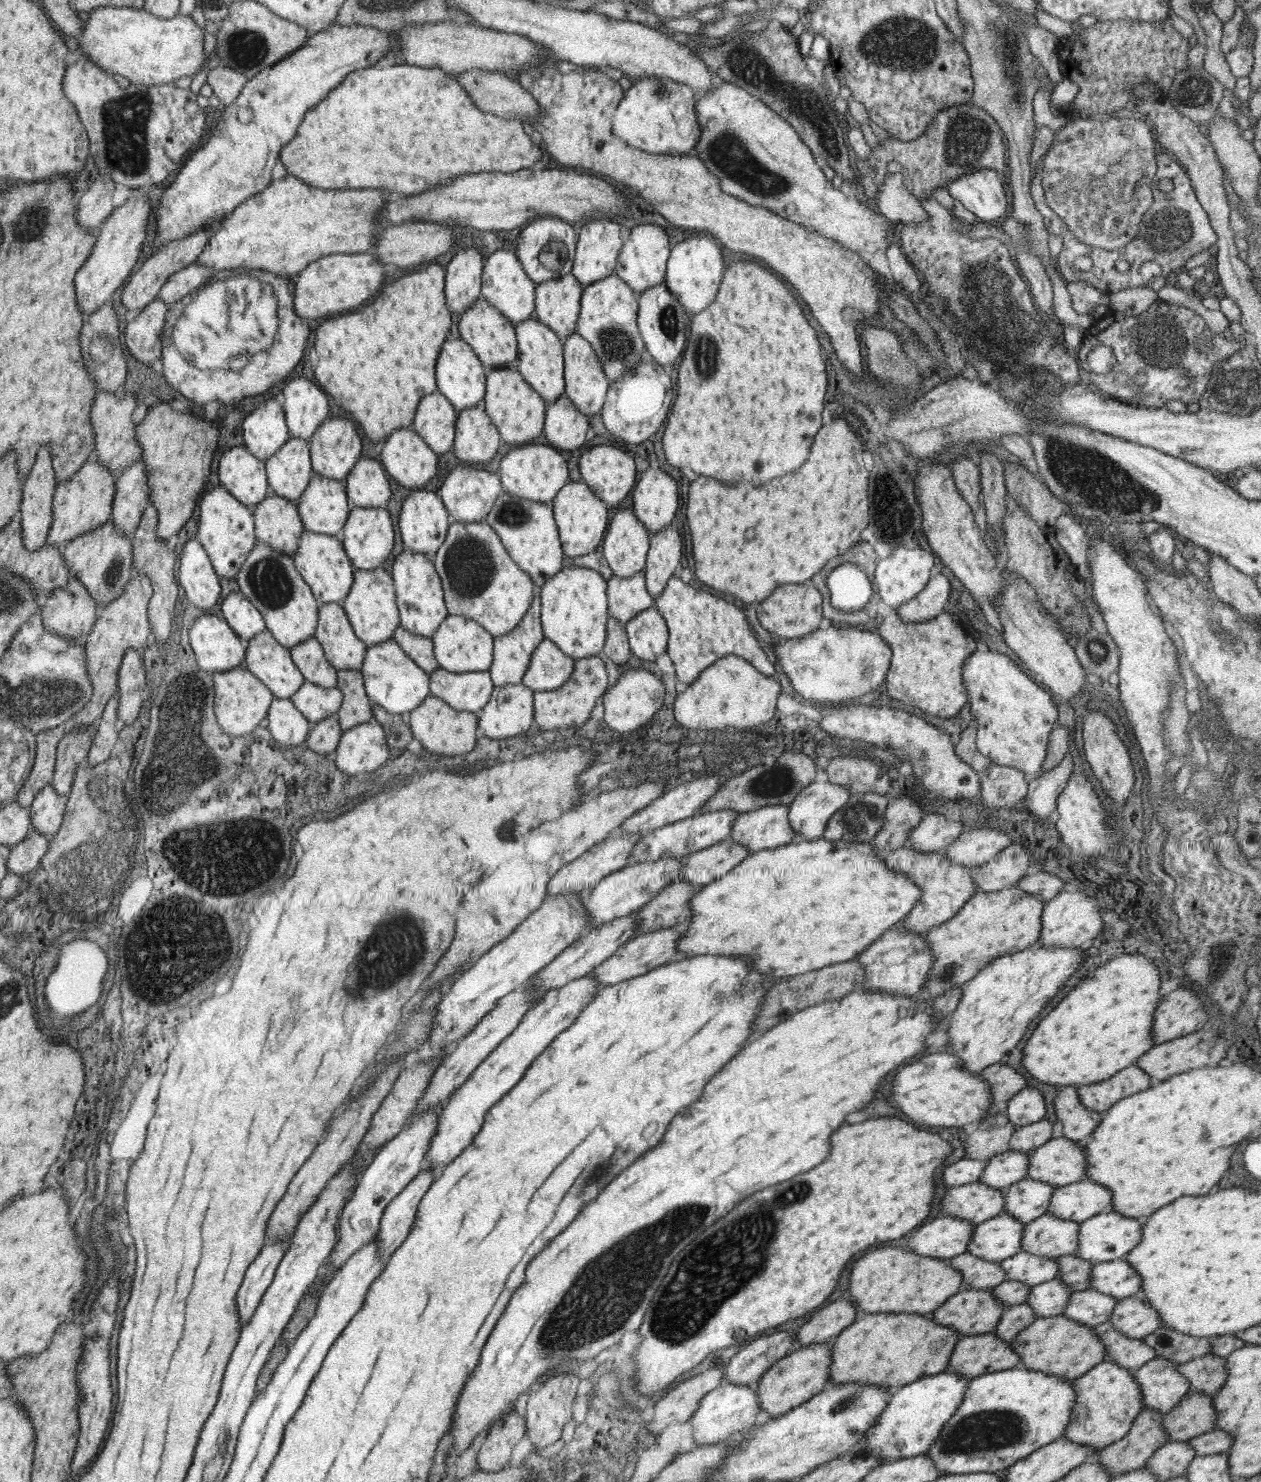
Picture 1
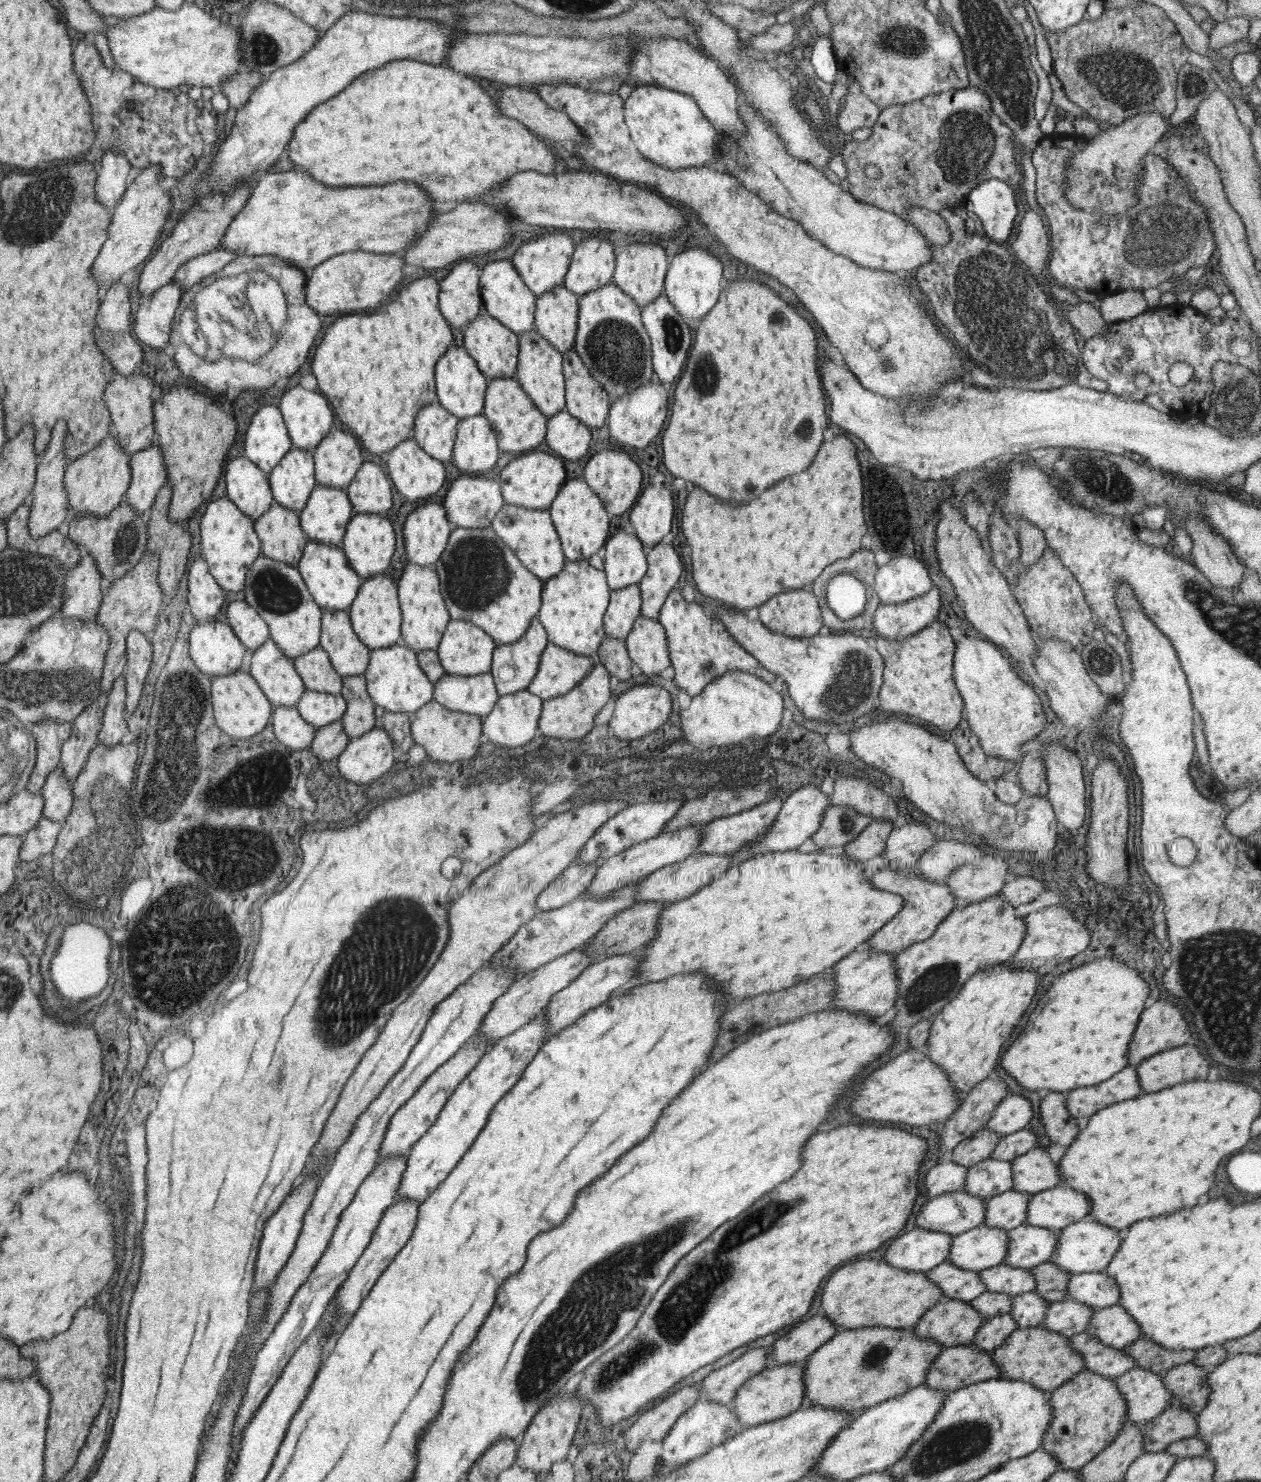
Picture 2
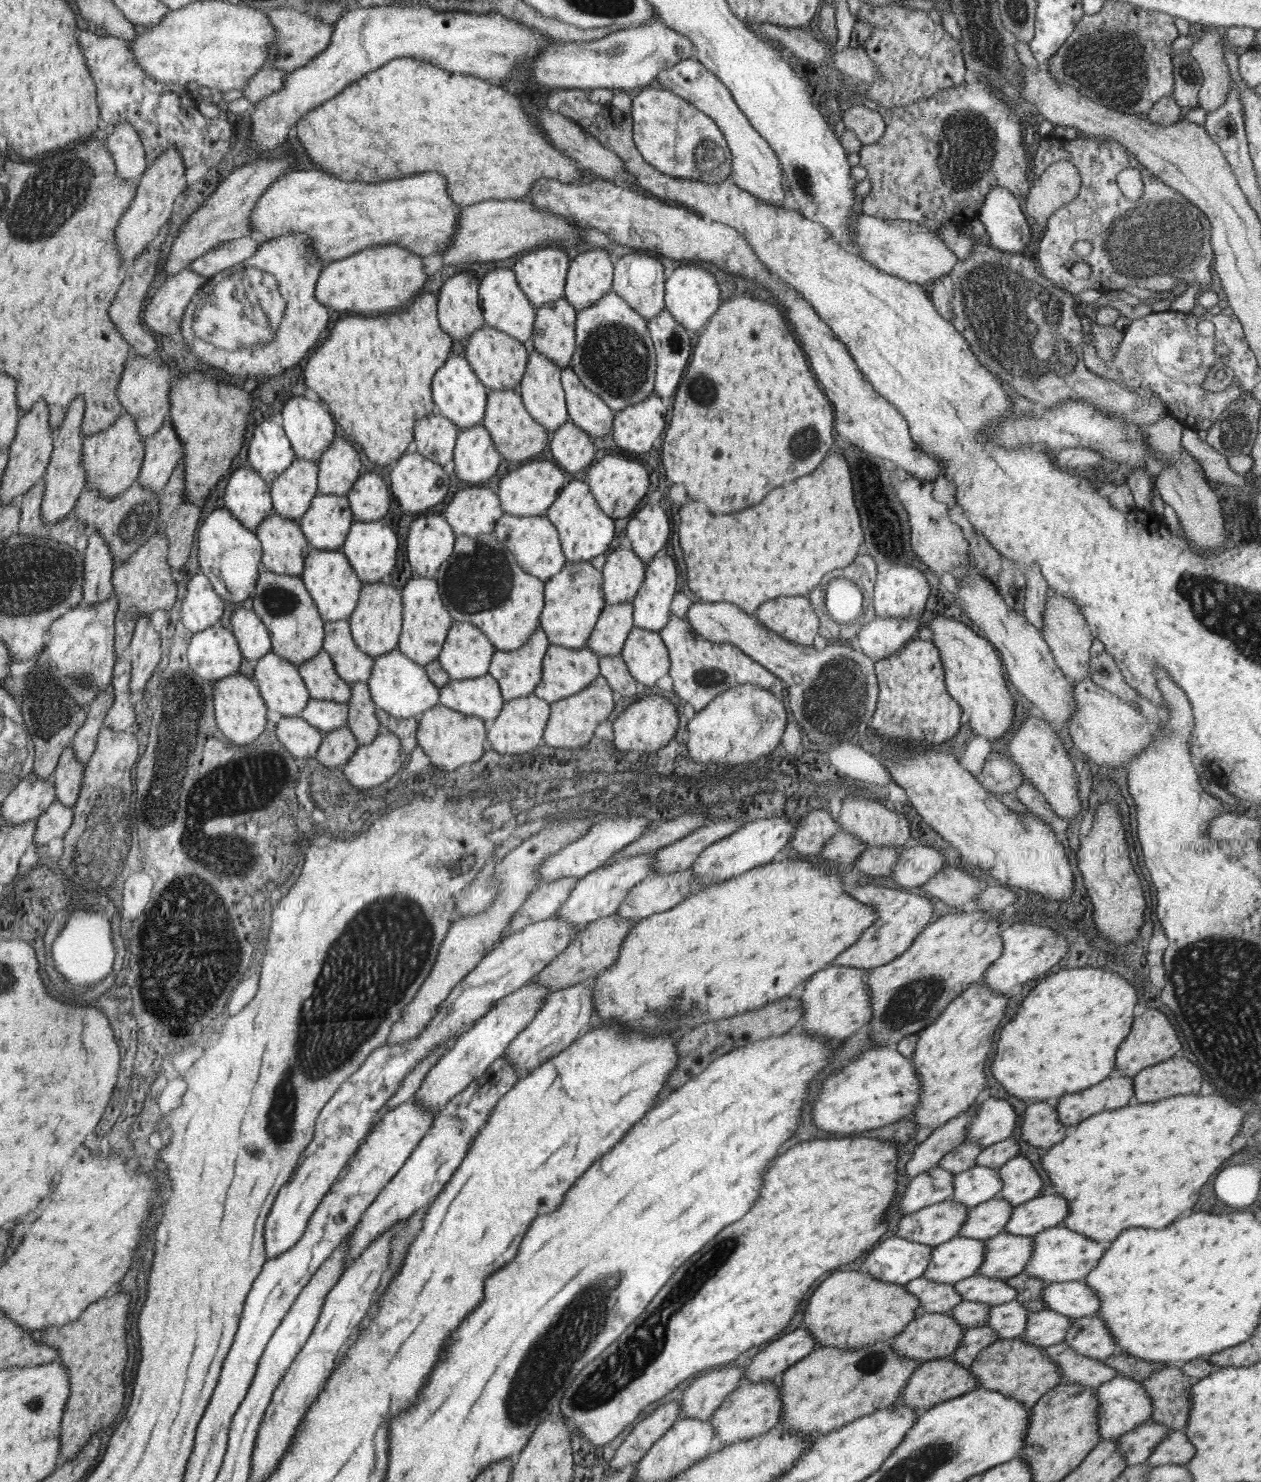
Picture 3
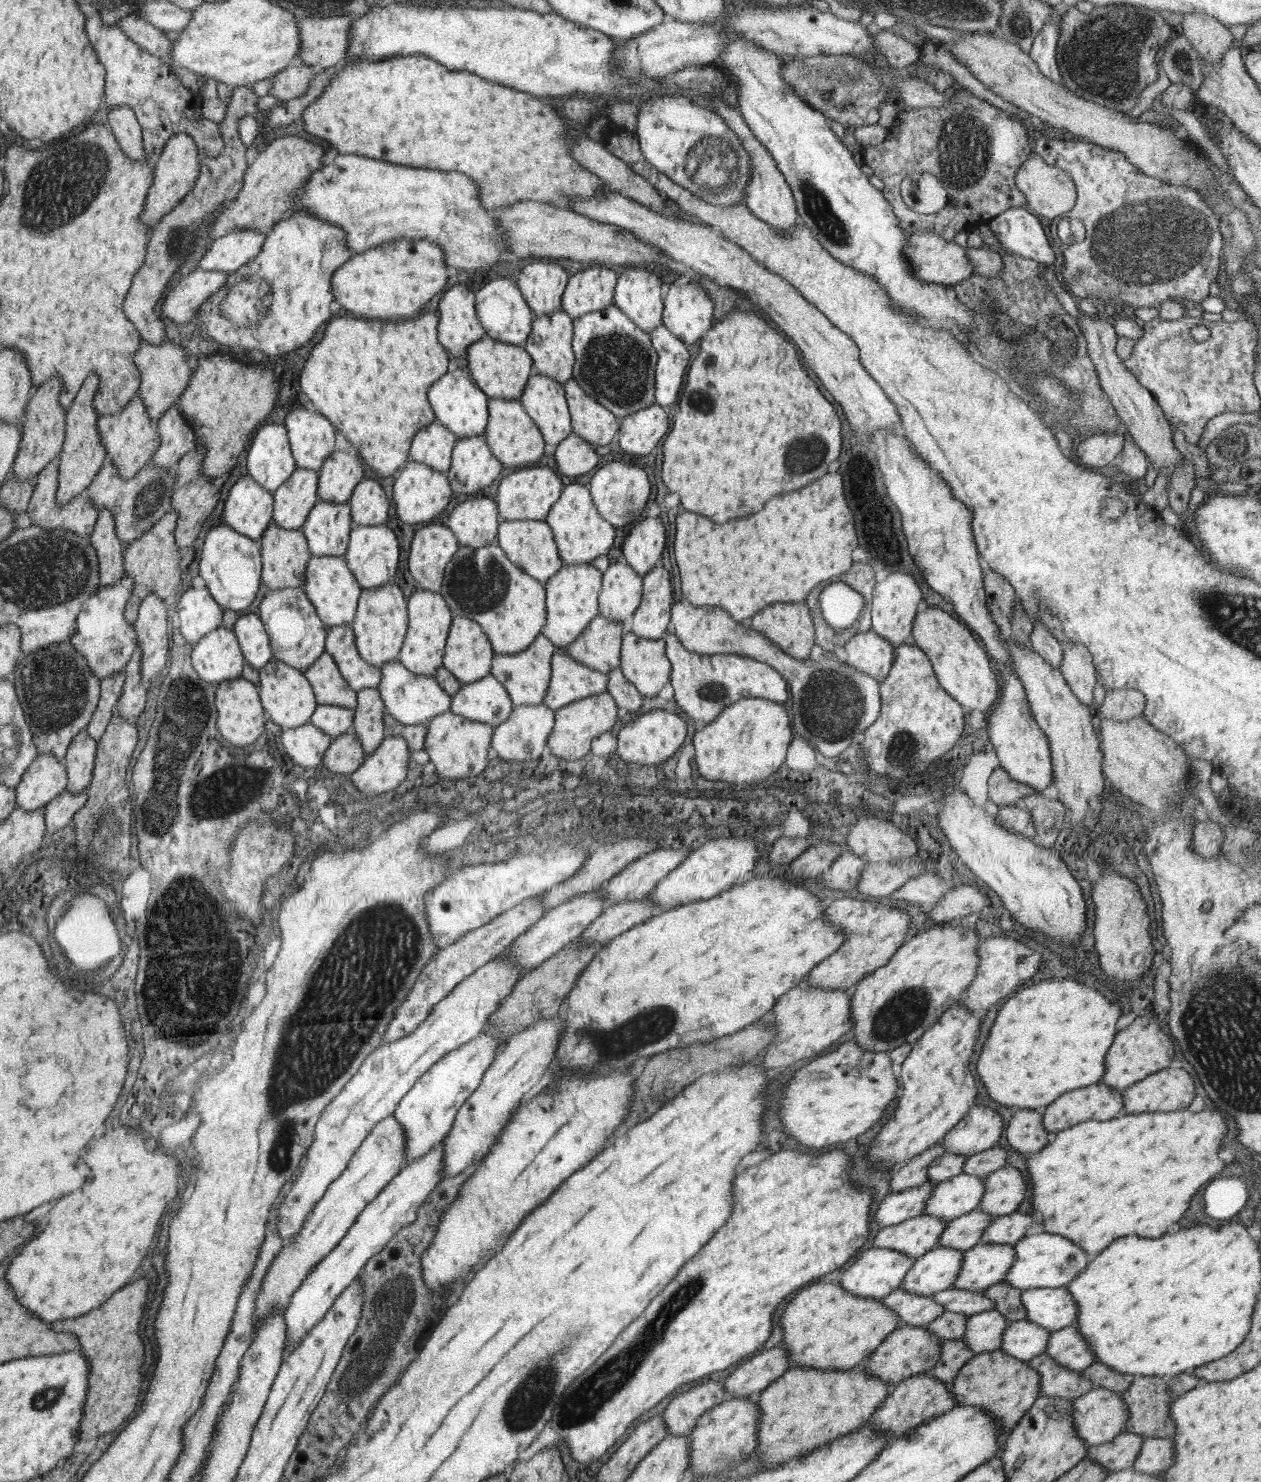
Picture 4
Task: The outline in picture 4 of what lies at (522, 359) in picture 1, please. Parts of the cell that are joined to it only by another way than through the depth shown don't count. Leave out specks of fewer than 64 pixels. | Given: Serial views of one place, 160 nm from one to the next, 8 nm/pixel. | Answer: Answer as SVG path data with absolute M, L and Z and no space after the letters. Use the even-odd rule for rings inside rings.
M534 373L532 377L528 378L524 392L518 397L522 409L528 413L529 418L543 436L545 444L557 447L557 444L568 437L569 432L571 432L565 399L563 398L563 388L557 384L556 379L538 373Z

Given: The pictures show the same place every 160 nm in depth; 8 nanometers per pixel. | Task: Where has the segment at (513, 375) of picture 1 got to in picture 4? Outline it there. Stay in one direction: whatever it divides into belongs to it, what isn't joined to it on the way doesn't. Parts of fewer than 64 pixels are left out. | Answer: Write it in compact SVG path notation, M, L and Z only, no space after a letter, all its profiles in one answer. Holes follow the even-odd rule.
M490 398L488 409L488 429L485 430L483 438L488 446L493 446L493 454L497 454L497 460L500 460L505 468L529 466L537 462L539 456L543 454L543 436L529 418L528 413L522 409L520 401Z

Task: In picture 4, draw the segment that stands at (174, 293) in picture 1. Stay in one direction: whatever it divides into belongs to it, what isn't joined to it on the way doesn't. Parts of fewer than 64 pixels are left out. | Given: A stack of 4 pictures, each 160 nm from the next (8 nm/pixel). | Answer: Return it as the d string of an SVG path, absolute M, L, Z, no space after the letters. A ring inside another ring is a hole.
M241 229L225 237L214 238L199 260L199 268L233 273L259 254L265 237L259 232Z

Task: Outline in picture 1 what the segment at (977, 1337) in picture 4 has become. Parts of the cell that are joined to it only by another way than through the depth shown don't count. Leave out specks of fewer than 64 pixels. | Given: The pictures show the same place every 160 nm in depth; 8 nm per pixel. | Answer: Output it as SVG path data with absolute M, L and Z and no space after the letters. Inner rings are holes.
M1054 1277L1047 1282L1032 1286L1024 1303L1031 1307L1035 1316L1047 1318L1048 1316L1062 1314L1072 1292L1073 1290L1063 1284L1060 1278Z

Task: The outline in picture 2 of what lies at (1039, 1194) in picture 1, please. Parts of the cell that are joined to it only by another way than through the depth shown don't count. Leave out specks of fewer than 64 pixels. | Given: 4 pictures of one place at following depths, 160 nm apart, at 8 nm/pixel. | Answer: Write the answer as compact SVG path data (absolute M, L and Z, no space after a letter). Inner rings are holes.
M1009 1189L997 1196L985 1199L982 1224L1003 1230L1023 1224L1025 1209L1031 1195L1029 1192Z

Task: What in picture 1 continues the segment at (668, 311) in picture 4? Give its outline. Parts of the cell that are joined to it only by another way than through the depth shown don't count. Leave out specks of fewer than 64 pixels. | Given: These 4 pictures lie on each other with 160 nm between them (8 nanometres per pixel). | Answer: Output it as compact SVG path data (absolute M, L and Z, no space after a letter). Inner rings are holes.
M711 236L705 238L687 238L675 244L666 260L664 285L669 294L683 307L683 310L697 314L707 308L715 294L724 271L723 258L719 254L719 246Z

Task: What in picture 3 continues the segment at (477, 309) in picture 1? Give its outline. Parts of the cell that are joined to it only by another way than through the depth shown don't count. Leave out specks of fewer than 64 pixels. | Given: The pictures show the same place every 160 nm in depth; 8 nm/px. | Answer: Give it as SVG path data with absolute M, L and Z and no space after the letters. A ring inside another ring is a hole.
M485 323L473 332L463 344L463 356L467 359L469 365L471 365L471 369L476 373L476 377L481 381L483 386L488 386L490 390L517 389L521 377L524 376L525 365L528 364L527 352L525 352L525 348L523 348L521 342L513 338L512 335L505 334L504 331L497 330L495 327L489 327Z

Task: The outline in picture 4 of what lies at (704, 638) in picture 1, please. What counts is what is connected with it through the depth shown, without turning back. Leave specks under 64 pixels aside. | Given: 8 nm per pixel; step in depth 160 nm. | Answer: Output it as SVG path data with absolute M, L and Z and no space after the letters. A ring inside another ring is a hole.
M673 633L663 637L664 653L670 662L669 682L674 701L691 720L709 724L717 715L740 698L764 698L783 704L787 700L787 683L778 672L764 662L734 654L695 654L685 650Z

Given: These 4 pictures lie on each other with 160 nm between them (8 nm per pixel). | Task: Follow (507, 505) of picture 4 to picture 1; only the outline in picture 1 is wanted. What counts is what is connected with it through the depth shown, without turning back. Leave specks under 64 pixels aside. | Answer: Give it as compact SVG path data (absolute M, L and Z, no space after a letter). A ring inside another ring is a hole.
M523 446L509 450L499 462L499 474L505 493L521 498L523 501L550 503L567 482L565 460L555 448L549 446Z

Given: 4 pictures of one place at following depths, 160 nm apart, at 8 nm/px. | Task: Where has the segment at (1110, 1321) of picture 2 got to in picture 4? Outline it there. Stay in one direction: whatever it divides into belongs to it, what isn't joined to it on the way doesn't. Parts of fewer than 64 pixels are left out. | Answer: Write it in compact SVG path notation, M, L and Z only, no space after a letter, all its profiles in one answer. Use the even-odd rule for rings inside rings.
M1074 1325L1049 1333L1044 1352L1056 1364L1080 1372L1095 1362L1094 1354Z

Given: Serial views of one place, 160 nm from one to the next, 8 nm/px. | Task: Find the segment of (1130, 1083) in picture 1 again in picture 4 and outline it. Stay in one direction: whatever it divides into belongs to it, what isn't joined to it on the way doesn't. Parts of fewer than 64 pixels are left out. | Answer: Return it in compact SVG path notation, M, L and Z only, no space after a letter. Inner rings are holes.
M1101 1082L1081 1090L1065 1092L1053 1100L1041 1114L1041 1126L1047 1132L1085 1121L1106 1121L1122 1112L1122 1093Z

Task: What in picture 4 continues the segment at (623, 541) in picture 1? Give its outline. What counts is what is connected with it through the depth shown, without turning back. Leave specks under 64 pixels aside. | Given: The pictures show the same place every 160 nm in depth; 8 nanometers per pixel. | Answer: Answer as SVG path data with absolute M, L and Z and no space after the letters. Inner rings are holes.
M626 563L608 564L602 572L598 594L598 614L609 620L623 622L631 617L640 603L642 577Z

